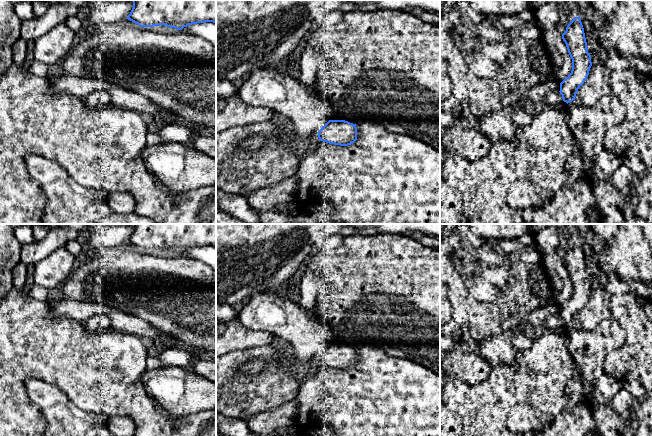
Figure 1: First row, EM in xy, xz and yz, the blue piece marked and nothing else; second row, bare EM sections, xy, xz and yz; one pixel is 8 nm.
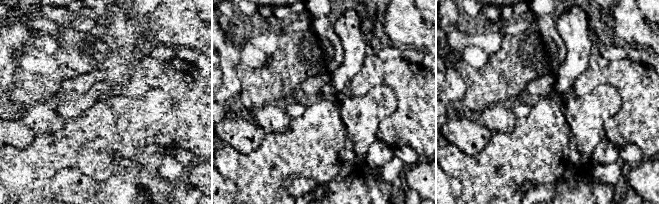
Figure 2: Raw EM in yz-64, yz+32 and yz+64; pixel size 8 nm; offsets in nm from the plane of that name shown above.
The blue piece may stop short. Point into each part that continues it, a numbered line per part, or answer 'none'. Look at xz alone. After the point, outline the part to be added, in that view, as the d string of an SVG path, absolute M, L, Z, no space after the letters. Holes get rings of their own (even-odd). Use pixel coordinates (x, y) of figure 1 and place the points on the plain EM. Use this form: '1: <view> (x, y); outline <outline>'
none

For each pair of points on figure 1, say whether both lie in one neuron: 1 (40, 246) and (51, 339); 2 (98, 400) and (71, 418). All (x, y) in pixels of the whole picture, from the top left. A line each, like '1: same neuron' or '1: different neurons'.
1: different neurons
2: different neurons

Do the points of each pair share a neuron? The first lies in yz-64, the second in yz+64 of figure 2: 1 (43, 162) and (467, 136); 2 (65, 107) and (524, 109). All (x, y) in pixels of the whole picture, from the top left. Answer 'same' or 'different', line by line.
1: different
2: same

